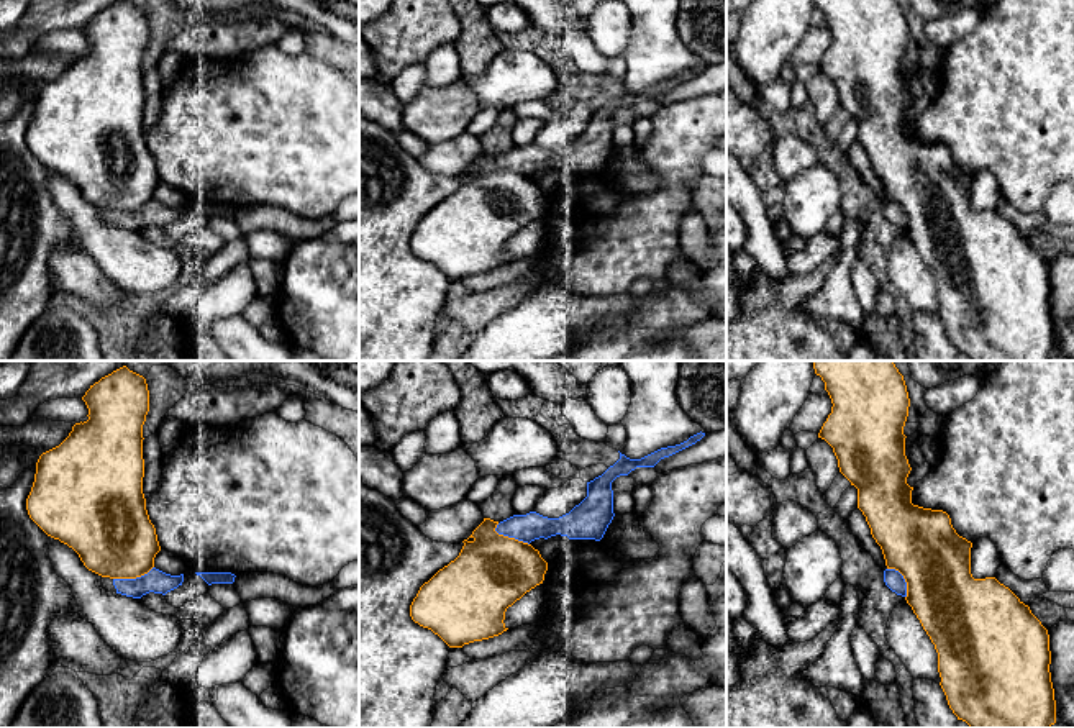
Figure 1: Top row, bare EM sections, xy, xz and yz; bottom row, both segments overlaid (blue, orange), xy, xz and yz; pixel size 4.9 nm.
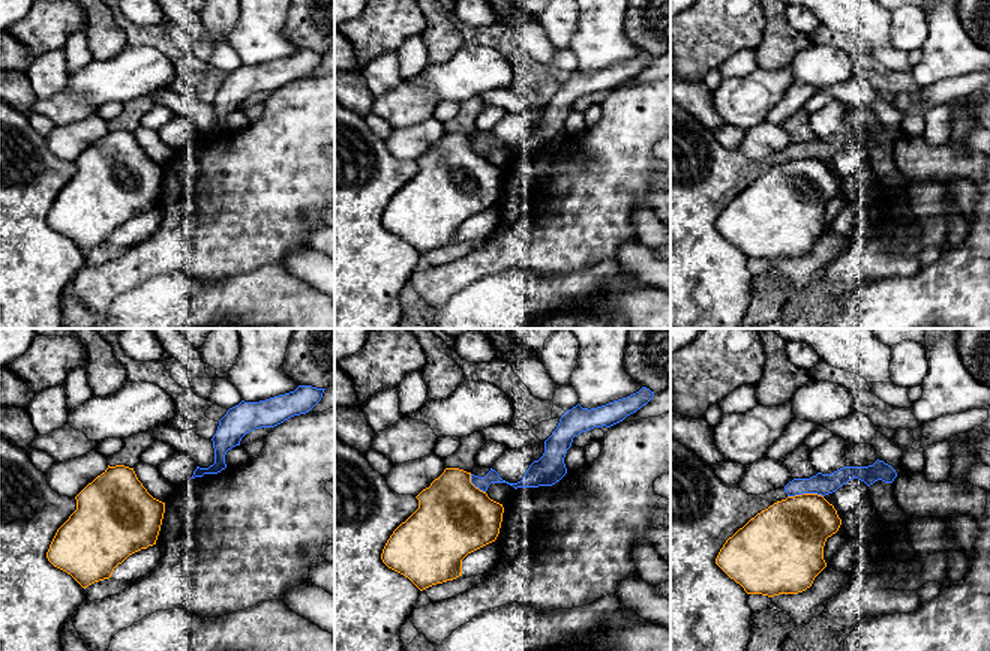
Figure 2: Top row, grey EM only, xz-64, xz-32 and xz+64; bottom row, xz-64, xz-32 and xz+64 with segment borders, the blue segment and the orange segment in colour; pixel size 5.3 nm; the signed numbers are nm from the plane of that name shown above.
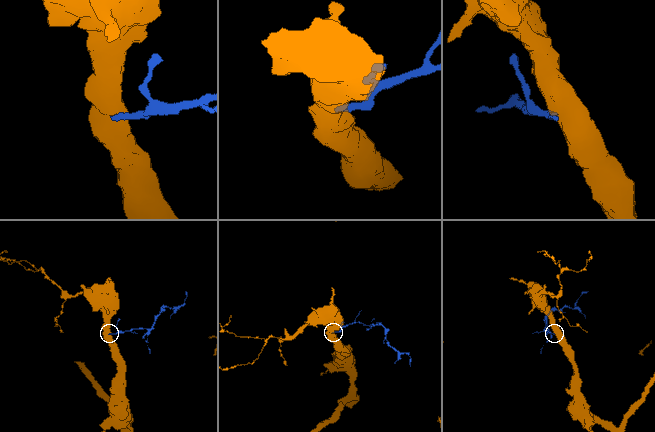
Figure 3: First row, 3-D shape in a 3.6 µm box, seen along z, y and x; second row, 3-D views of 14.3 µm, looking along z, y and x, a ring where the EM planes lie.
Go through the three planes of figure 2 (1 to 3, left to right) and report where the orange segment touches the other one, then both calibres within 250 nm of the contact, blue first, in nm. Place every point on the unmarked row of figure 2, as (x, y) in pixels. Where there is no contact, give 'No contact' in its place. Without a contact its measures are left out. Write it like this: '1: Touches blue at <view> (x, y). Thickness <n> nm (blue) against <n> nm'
1: No contact
2: Touches blue at xz-32 (474, 149). Thickness 70 nm (blue) against 400 nm
3: Touches blue at xz+64 (804, 156). Thickness 110 nm (blue) against 380 nm

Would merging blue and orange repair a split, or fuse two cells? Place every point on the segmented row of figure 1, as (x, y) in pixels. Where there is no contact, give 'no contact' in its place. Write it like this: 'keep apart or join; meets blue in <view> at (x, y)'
keep apart; meets blue in xz at (510, 536)

